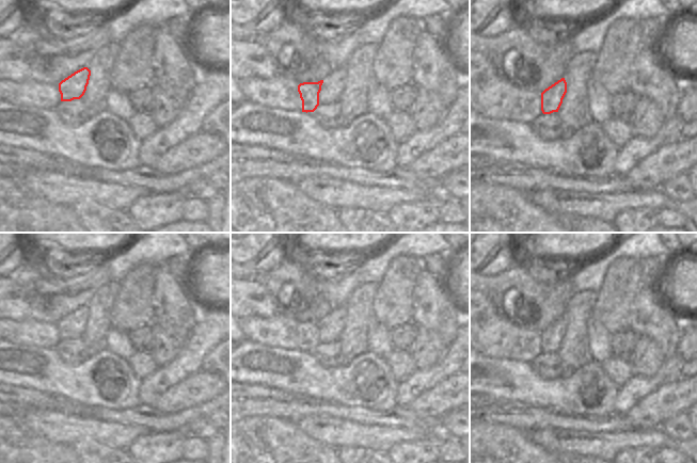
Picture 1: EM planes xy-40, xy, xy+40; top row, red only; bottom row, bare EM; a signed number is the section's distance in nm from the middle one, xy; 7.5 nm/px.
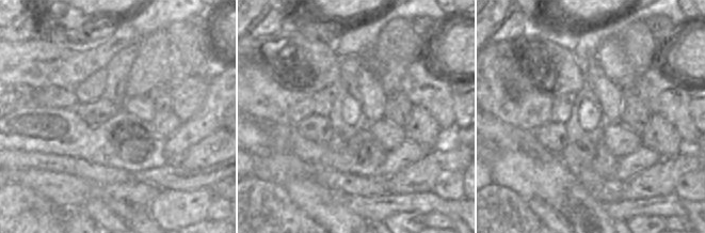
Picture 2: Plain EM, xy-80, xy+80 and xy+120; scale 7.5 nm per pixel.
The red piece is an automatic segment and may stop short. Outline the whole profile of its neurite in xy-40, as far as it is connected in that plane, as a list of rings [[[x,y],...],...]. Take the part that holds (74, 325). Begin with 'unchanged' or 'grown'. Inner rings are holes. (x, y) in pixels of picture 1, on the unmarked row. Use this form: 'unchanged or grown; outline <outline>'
unchanged; outline [[[83,306],[62,319],[59,322],[61,340],[80,338],[86,330],[90,315],[91,309],[88,306]]]

